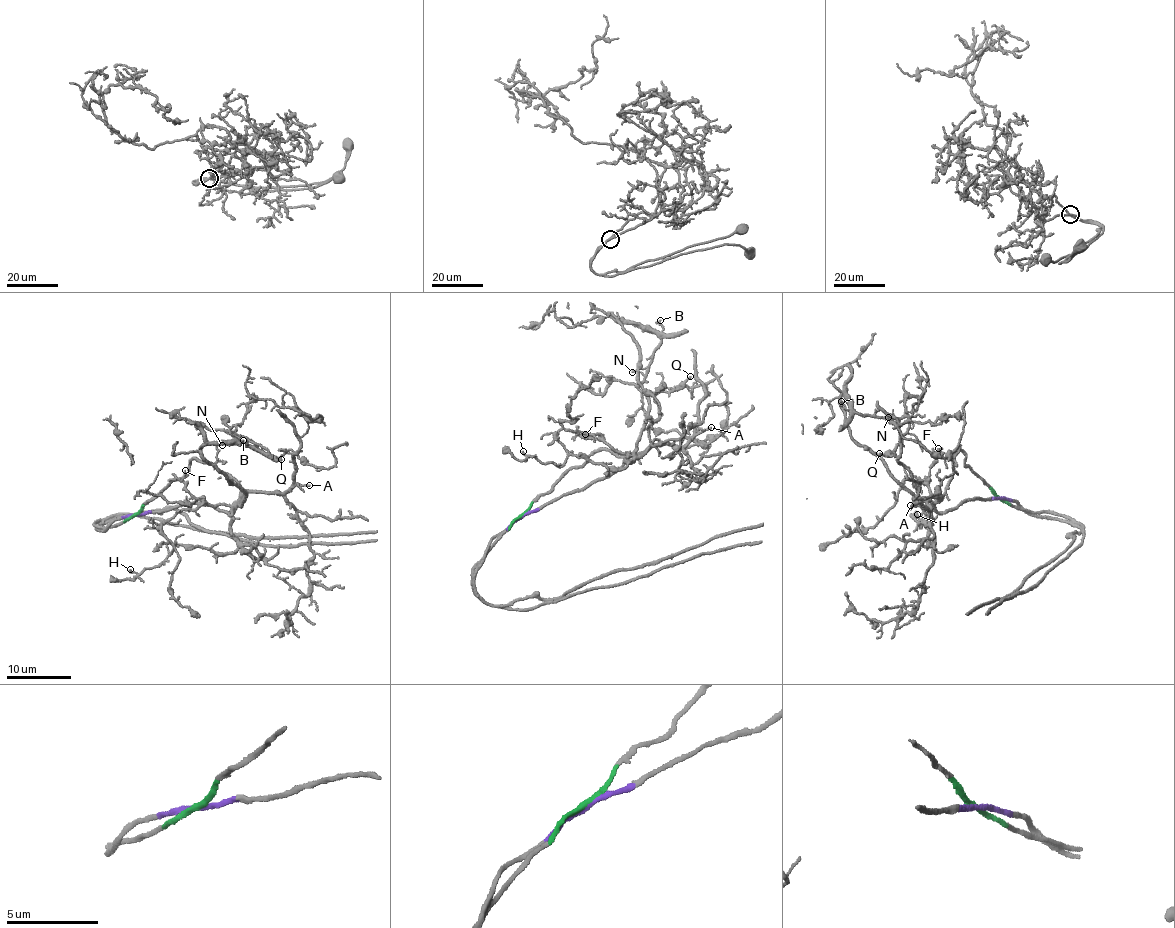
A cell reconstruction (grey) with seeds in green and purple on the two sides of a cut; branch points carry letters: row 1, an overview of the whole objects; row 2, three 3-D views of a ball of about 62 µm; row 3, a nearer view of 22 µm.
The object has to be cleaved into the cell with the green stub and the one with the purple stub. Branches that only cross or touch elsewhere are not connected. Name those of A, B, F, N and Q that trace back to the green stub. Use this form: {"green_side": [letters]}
{"green_side": ["A", "F"]}

